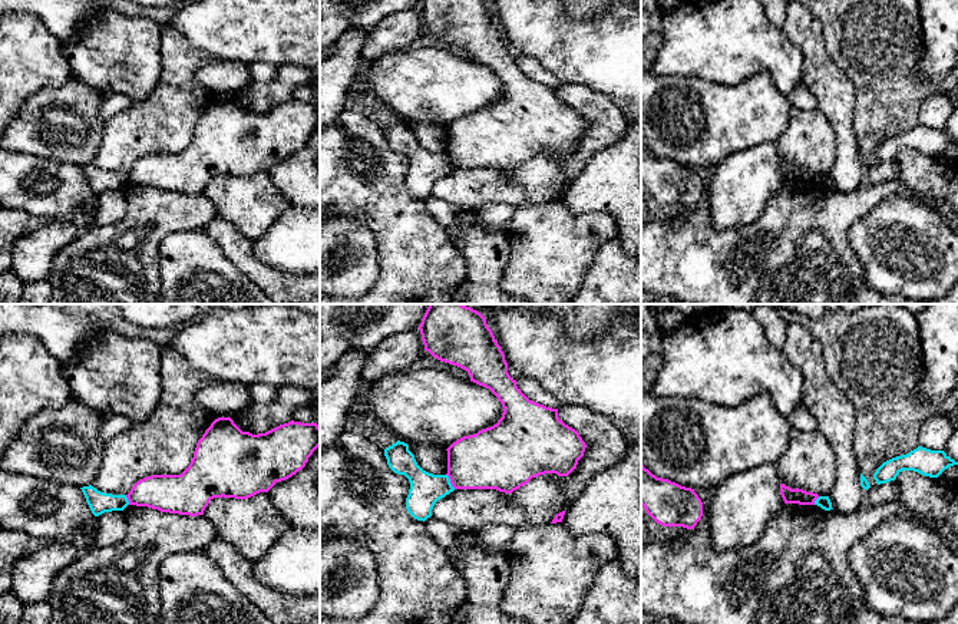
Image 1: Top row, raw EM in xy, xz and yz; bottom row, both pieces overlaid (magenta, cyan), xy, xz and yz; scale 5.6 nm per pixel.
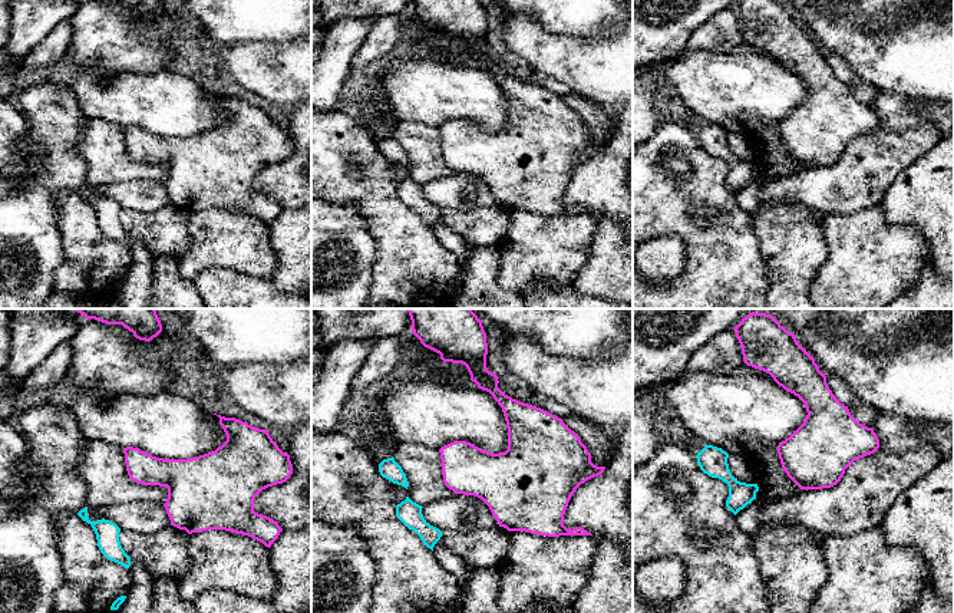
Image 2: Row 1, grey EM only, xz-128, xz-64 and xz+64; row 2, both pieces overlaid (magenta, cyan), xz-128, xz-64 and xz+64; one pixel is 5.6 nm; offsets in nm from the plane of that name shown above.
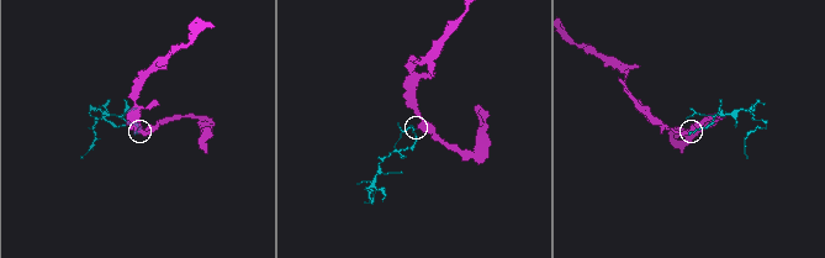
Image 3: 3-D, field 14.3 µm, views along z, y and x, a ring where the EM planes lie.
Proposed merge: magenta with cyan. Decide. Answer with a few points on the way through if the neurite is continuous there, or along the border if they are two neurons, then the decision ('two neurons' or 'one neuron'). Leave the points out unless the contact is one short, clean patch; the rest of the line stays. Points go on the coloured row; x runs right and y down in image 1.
border xz (446, 474), (455, 488); two neurons

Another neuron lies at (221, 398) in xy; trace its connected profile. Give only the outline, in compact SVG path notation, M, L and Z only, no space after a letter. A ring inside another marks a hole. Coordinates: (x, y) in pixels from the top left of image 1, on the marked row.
M212 380L195 392L195 400L217 419L231 417L251 403L251 393L244 383Z

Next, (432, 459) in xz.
M409 445L409 450L414 455L417 465L433 475L447 473L447 450L436 446Z

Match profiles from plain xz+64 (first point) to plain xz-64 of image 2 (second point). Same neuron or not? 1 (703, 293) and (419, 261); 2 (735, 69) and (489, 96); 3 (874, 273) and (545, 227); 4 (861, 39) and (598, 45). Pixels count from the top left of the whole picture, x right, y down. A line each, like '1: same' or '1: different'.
1: same
2: same
3: same
4: same

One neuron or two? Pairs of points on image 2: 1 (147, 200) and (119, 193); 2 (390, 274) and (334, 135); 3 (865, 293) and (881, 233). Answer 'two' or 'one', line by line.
1: one
2: one
3: one

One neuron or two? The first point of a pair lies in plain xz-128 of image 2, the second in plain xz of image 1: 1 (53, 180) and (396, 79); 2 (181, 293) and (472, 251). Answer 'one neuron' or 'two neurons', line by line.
1: two neurons
2: one neuron

